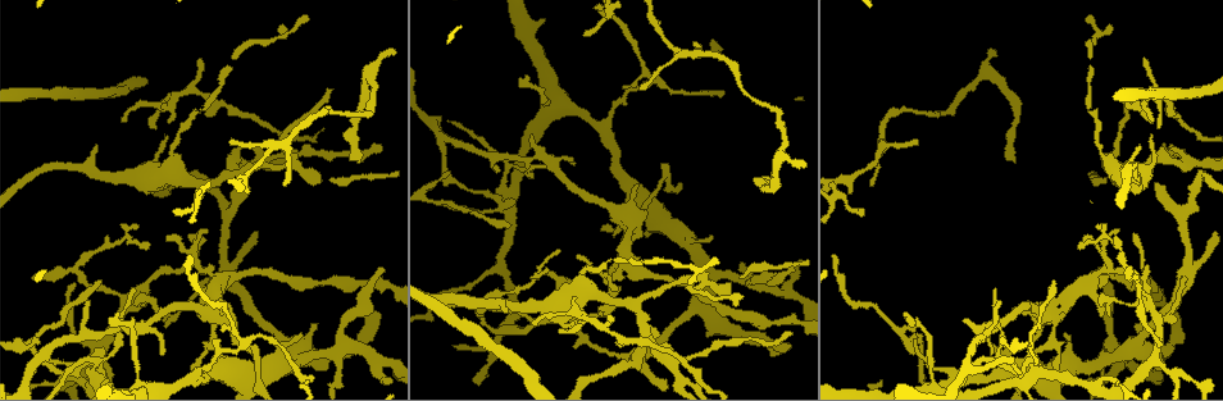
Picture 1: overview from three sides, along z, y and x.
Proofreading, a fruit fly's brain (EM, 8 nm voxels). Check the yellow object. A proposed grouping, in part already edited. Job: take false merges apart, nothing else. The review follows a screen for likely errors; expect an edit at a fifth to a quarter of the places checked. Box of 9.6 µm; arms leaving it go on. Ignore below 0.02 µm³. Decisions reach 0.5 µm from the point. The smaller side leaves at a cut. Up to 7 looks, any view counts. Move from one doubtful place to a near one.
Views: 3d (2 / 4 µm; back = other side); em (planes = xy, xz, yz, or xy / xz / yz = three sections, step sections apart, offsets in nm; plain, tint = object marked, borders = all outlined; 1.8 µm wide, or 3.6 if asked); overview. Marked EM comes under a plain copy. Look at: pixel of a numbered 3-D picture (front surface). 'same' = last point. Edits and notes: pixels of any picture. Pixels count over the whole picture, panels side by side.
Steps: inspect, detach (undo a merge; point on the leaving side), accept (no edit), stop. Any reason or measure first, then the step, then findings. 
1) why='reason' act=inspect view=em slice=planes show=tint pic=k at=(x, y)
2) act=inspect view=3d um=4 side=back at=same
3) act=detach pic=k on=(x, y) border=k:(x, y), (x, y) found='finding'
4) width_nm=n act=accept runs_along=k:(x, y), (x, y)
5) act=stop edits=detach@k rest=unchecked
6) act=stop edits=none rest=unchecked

why='four or more arms meet' act=inspect view=3d um=4 pic=1 at=(507, 325)

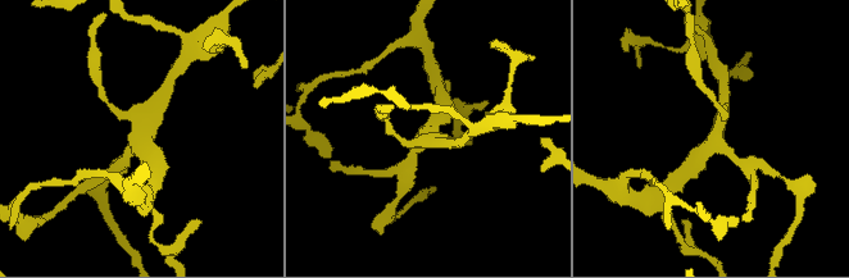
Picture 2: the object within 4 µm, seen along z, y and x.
arms=4 act=inspect view=em slice=planes show=tint pic=2 at=(141, 140)

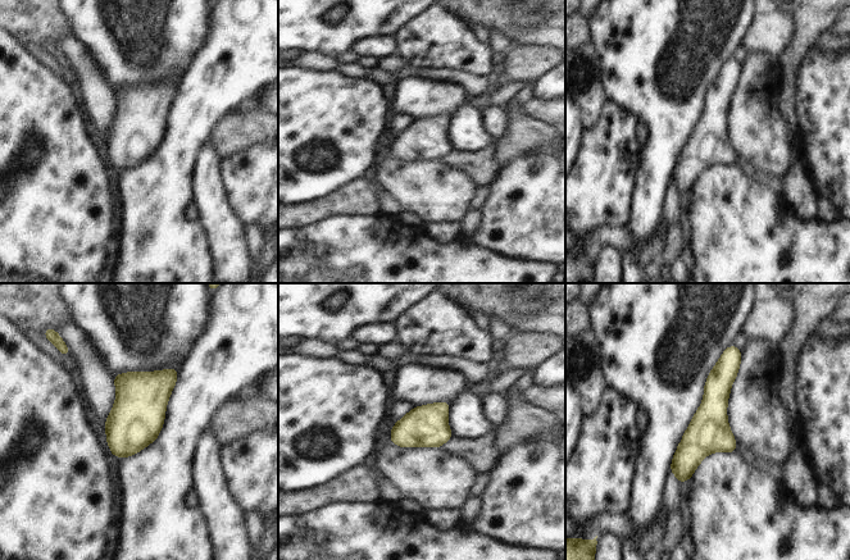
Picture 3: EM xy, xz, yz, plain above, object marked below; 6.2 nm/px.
width_nm=260 act=accept runs_along=3:(728, 353), (709, 431), (681, 478) found='continuous, no second neuron'

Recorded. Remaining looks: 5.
why='four arms meet' act=inspect view=3d um=4 side=back pic=1 at=(633, 225)

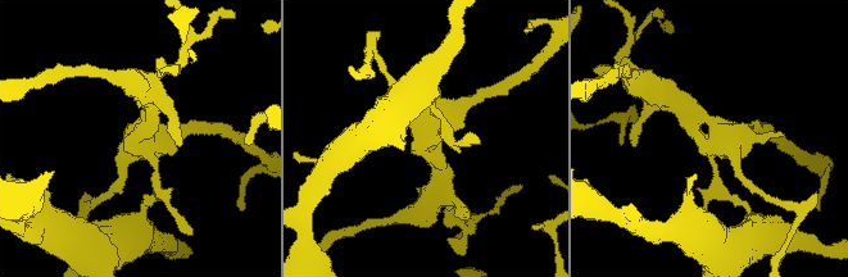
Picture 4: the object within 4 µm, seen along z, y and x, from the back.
why='need the tissue' act=inspect view=em slice=yz step=4 show=tint pic=4 at=(430, 136)

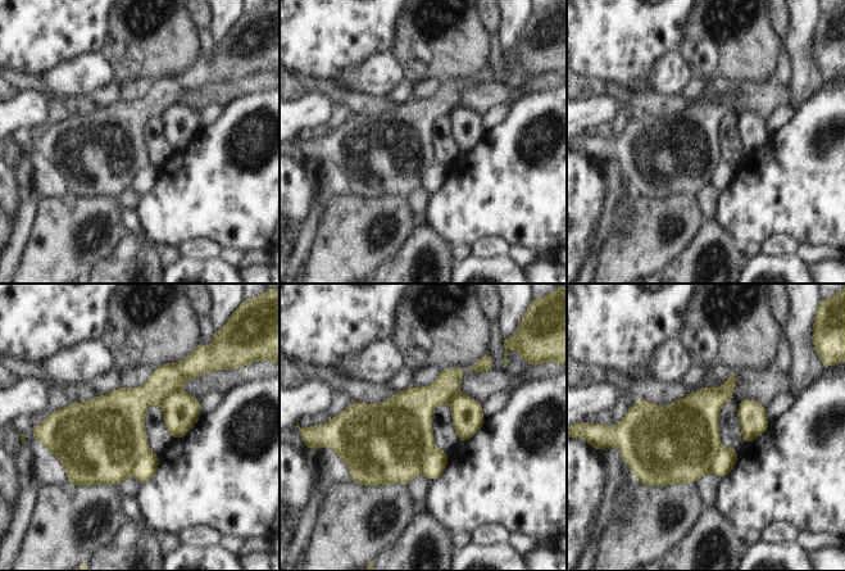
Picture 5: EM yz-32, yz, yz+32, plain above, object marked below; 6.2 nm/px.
act=inspect view=em slice=xz step=4 show=borders at=same

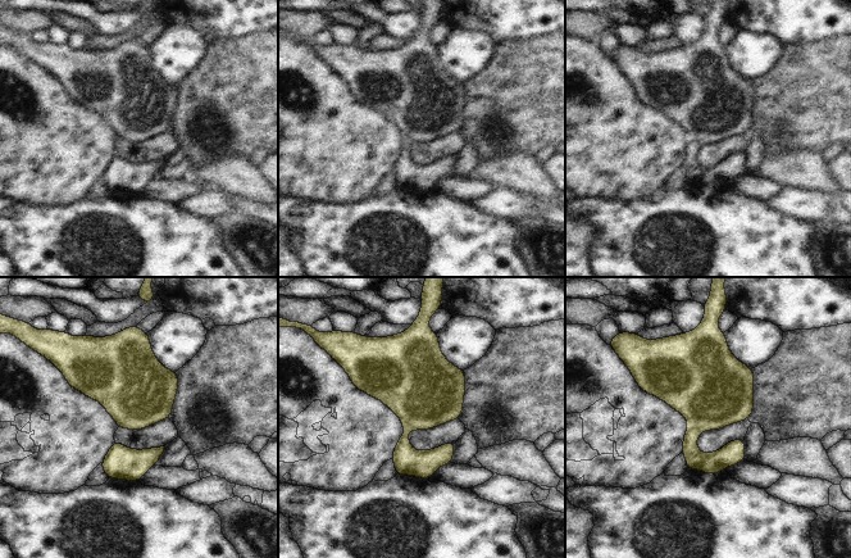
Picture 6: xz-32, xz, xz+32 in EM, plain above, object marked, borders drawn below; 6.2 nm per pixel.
act=detach pic=6 on=(710, 391) found='two neurons meet here'

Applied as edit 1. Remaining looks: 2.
act=stop edits=detach@6 rest=unchecked

